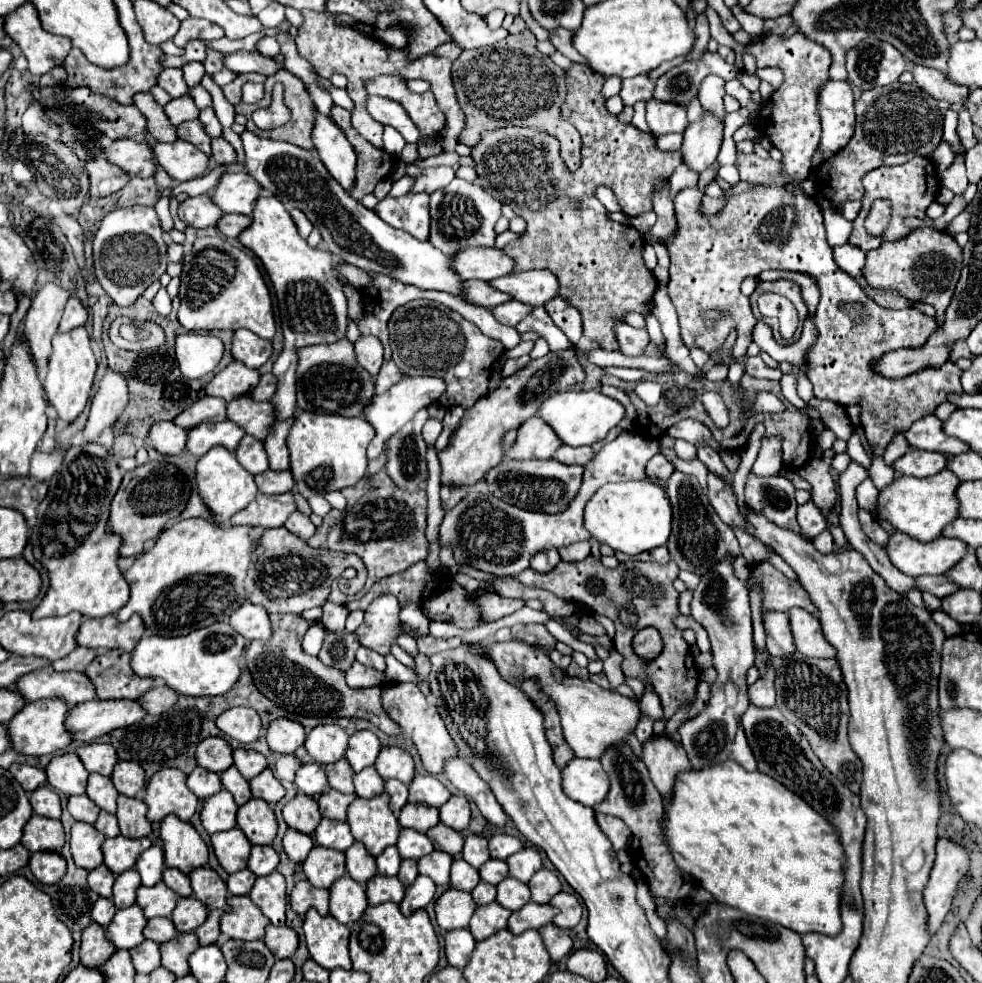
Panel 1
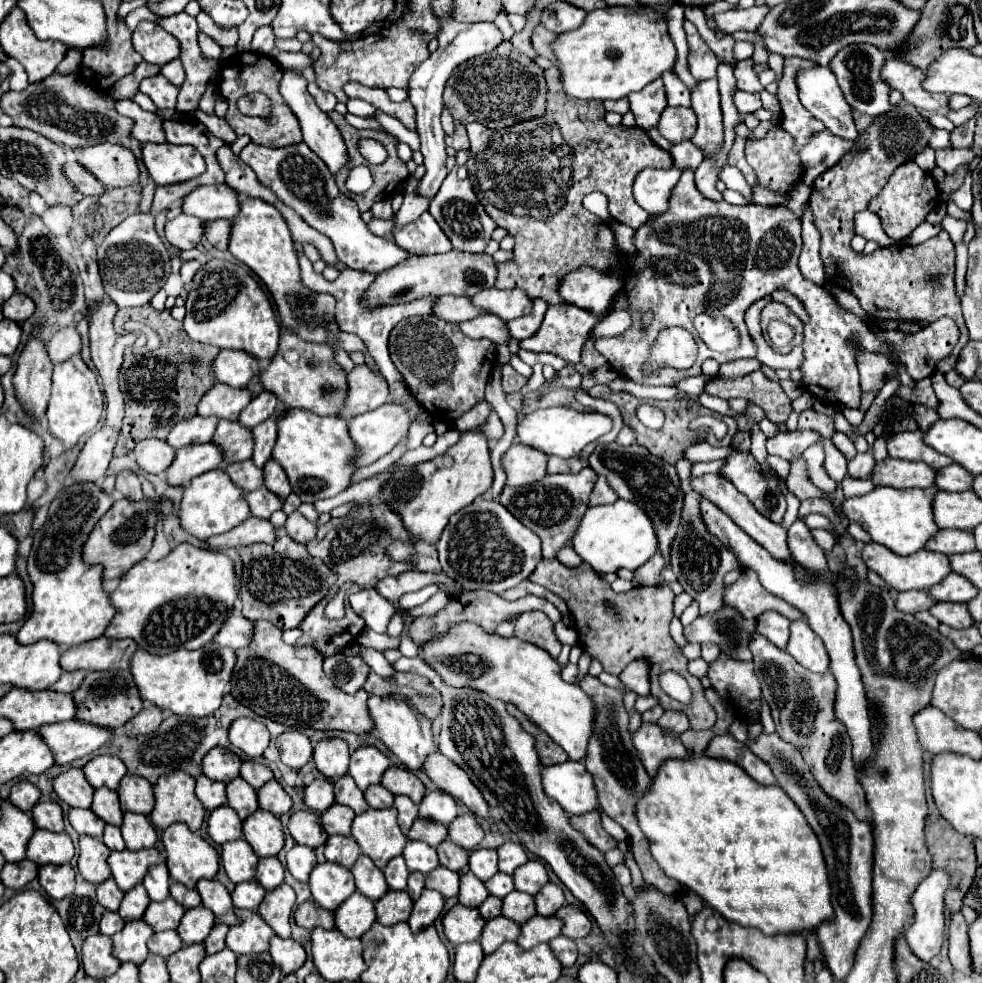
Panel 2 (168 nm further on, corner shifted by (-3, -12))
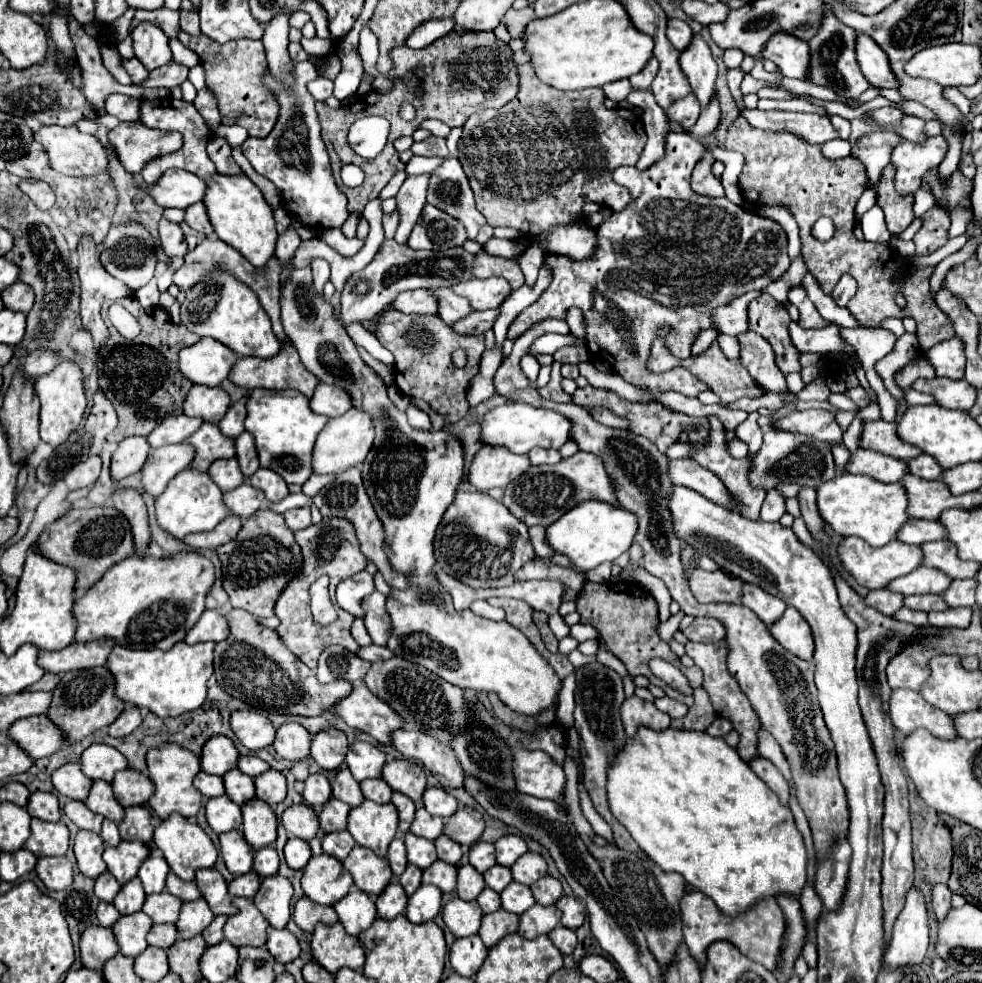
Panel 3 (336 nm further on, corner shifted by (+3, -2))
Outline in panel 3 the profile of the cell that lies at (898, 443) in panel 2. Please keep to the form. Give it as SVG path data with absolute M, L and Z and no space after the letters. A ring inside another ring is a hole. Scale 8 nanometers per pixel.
M874 420L864 426L860 436L860 448L876 450L902 460L916 458L918 454L922 454L922 450L918 450L916 446L910 446L898 438L896 422L886 422L886 420Z

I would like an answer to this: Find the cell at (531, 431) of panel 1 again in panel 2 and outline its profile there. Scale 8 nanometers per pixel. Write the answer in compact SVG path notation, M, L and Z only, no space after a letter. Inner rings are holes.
M512 444L510 450L502 458L502 466L506 470L508 486L524 486L538 482L546 476L548 456L538 452L538 448L528 448L526 444Z

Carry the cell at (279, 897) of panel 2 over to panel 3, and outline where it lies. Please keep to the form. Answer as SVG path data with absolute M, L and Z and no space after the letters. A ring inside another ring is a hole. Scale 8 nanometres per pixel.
M276 874L262 880L262 886L254 898L256 908L274 928L286 928L290 920L292 884L284 876Z

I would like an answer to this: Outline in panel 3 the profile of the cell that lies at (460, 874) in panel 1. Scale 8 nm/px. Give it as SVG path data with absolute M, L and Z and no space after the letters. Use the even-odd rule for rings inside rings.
M464 864L458 866L458 886L456 886L456 894L462 900L476 900L476 896L484 890L484 878L478 870L474 870L474 866Z

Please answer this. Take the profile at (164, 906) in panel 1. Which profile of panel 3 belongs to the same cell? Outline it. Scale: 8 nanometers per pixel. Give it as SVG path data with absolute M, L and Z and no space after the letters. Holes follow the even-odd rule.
M160 892L160 894L150 894L142 910L154 920L154 924L166 924L166 922L174 924L178 920L180 906L182 906L180 898L168 892Z

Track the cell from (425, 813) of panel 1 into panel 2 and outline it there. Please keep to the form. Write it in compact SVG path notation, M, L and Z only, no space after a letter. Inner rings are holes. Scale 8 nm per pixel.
M418 818L406 836L408 836L408 840L420 840L420 842L426 842L436 848L448 836L448 828L440 822Z

